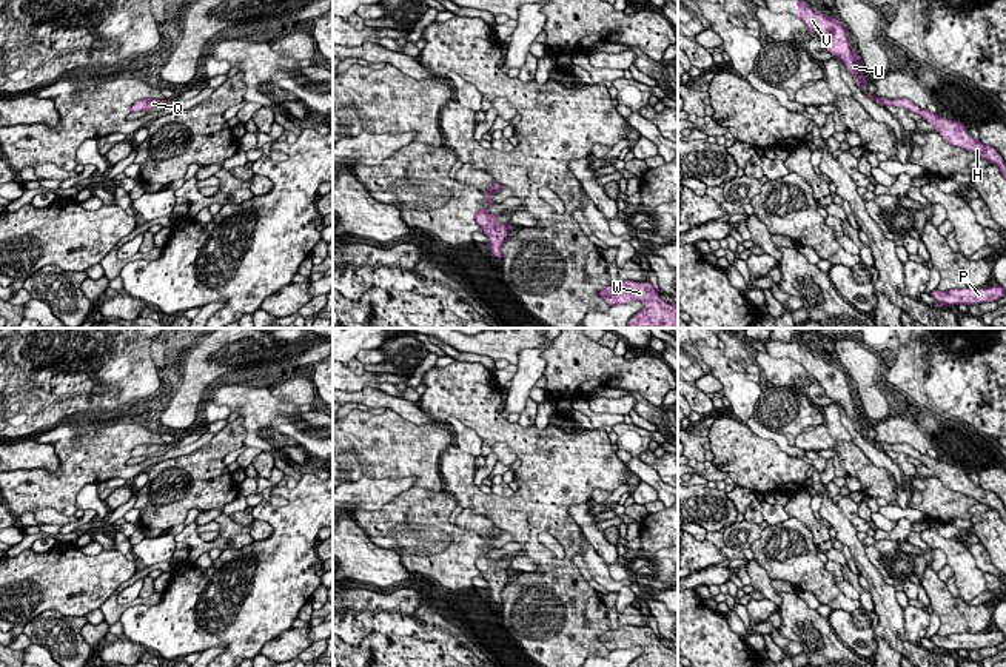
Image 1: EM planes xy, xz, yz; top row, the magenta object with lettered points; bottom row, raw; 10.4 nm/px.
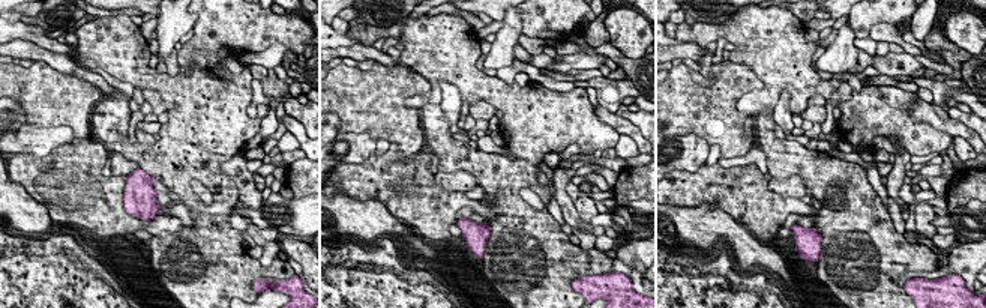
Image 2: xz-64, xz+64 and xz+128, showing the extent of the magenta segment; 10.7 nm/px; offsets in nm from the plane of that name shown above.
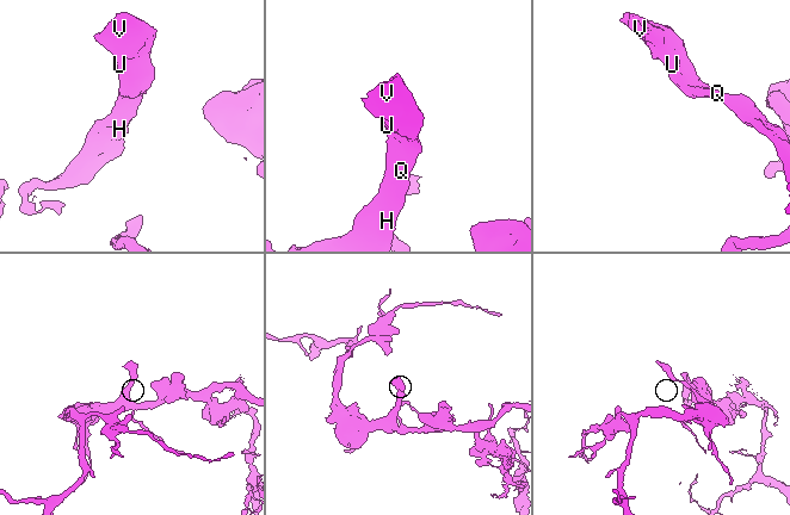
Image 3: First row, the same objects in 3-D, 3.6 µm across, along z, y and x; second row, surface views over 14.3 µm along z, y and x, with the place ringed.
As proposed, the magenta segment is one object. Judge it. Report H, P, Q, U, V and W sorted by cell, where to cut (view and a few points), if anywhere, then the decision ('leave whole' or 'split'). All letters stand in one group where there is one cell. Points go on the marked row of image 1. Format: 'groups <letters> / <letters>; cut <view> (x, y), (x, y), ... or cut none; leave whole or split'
groups H P Q U V W; cut none; leave whole

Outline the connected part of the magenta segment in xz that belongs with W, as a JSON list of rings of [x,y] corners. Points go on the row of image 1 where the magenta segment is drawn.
[[[649,280],[607,285],[601,288],[599,296],[610,307],[629,302],[642,303],[642,308],[630,317],[627,328],[678,328],[678,308],[664,302]]]

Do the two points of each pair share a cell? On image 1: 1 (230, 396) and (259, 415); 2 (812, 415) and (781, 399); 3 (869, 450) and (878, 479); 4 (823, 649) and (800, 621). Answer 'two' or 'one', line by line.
1: one
2: one
3: two
4: one

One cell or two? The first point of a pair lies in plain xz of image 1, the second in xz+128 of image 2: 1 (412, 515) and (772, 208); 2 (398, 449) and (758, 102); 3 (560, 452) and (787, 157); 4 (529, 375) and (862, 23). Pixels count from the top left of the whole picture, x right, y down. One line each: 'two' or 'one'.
1: one
2: two
3: one
4: two

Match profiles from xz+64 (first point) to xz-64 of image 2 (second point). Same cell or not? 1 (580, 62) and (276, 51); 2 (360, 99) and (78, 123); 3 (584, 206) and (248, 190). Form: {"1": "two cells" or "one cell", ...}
{"1": "one cell", "2": "one cell", "3": "one cell"}

